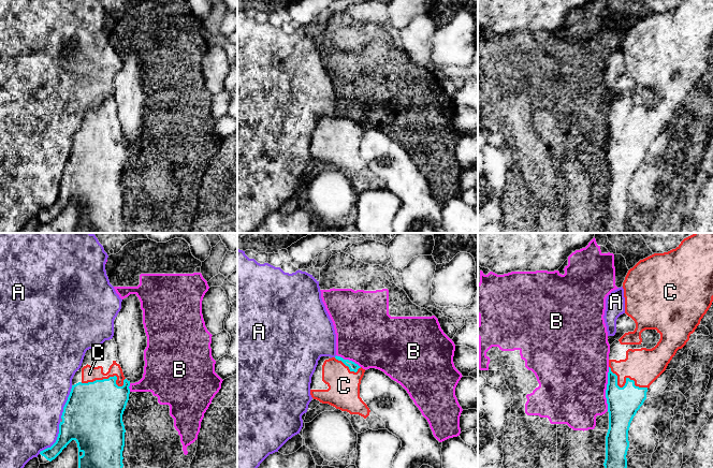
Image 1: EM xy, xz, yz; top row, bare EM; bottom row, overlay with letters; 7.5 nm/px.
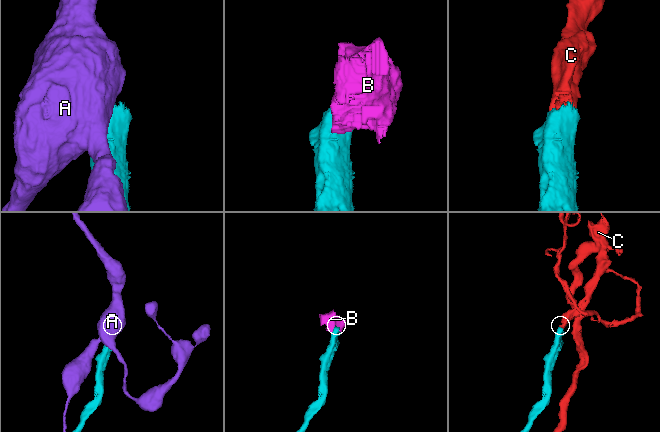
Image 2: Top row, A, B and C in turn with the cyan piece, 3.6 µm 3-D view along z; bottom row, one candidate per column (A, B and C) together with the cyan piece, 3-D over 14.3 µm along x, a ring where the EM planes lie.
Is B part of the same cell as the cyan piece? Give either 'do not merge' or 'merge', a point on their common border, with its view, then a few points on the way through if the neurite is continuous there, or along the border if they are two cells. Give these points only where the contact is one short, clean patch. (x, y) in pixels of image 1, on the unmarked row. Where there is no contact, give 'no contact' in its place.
do not merge; contact yz (607, 148)

